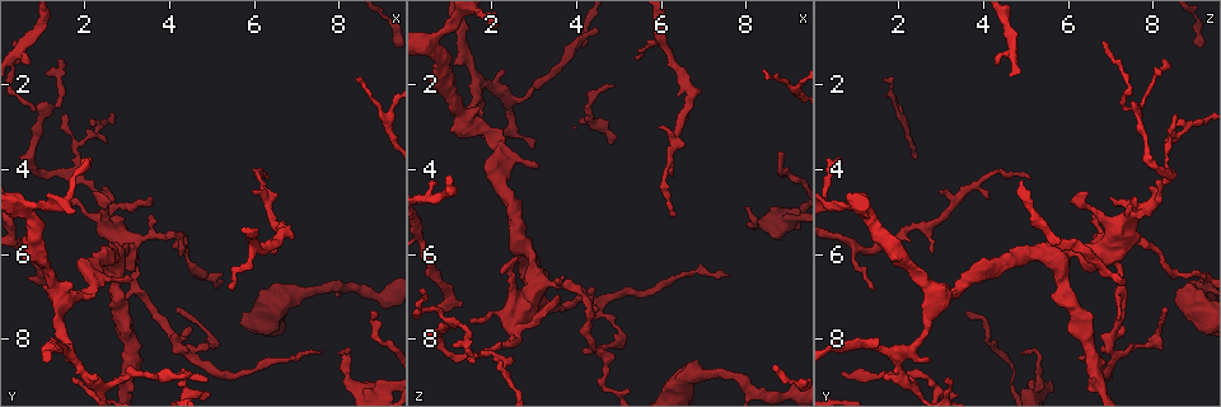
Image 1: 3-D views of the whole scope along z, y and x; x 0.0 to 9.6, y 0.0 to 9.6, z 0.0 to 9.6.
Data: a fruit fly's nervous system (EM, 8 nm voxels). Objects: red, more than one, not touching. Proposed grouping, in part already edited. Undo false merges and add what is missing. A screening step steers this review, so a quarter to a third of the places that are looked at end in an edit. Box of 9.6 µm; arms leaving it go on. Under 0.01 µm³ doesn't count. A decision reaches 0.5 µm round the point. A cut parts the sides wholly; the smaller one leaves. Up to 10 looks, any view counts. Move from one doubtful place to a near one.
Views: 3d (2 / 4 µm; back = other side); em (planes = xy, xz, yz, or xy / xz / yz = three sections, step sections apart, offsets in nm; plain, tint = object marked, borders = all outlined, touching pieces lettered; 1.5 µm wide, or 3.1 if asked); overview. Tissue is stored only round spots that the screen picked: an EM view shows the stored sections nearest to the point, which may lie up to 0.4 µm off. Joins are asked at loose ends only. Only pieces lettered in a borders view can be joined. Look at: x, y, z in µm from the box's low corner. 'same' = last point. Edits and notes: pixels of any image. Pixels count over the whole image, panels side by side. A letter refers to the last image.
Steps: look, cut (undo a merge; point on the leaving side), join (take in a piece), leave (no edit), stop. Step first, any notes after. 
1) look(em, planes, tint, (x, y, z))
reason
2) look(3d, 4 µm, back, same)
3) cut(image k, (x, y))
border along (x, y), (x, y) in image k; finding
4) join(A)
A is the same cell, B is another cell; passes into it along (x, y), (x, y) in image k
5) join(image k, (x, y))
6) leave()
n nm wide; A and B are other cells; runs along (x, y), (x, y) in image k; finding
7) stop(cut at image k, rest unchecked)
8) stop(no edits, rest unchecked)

look(em, planes, plain, (1.75, 3.45, 8.35))
sharp bend

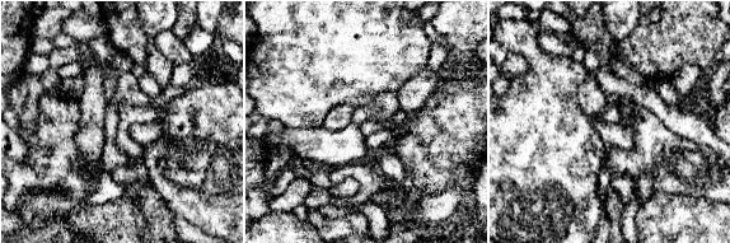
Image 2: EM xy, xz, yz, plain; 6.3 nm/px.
look(em, planes, borders, same)

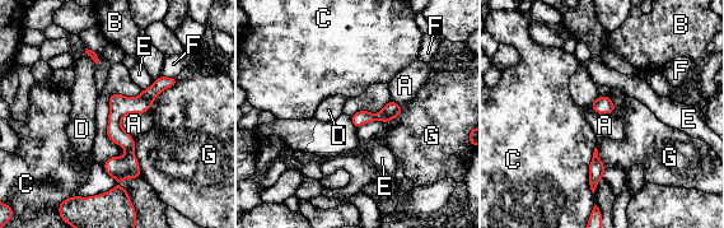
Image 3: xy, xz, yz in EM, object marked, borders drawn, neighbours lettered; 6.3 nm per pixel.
leave()
A, B, C, D, E, F and G are other cells; border along (149, 110), (122, 117), (134, 139) in image 3; one cell here

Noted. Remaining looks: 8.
look(3d, 2 µm, (0.75, 1.55, 4.30))
tapers out

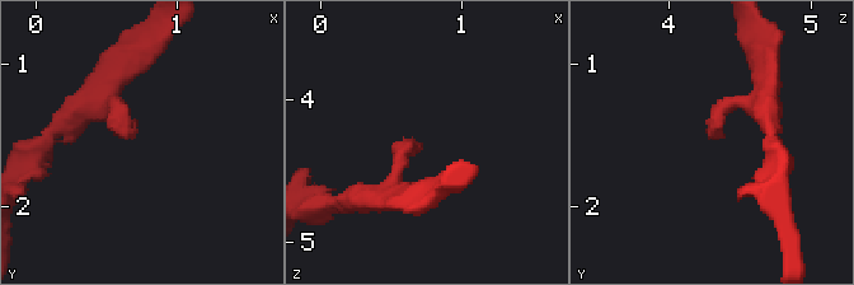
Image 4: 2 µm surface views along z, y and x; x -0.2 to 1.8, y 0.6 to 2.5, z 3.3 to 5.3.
look(em, planes, borders, (0.68, 1.50, 4.30))

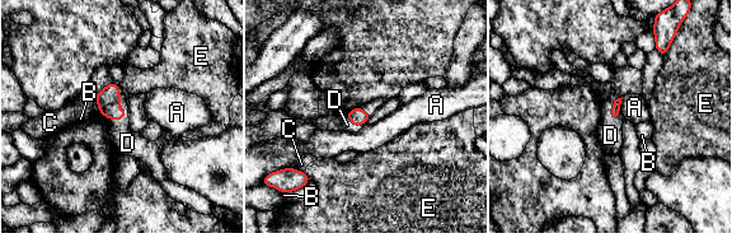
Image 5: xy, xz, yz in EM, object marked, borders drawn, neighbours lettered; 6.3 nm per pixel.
join(D)
D is the same cell, A, B, C and E are other cells; it goes on there

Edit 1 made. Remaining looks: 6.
look(em, planes, borders, (5.45, 6.80, 1.45))
branch stops here

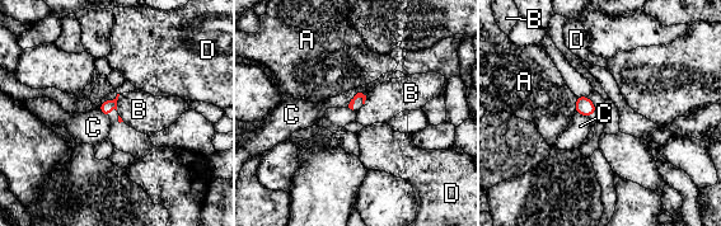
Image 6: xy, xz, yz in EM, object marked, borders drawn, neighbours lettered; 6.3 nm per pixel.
leave()
A, B, C and D are other cells; border along (120, 94), (116, 109) in image 6; no lettered piece goes on from it

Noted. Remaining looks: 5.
look(em, planes, borders, (8.20, 9.15, 5.35))
calibre changes

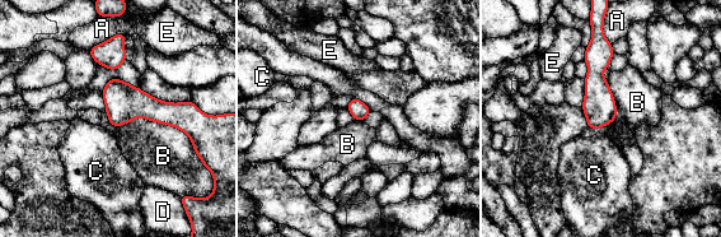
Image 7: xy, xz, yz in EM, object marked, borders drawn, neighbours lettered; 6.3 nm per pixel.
leave()
A, B, C, D and E are other cells; one cell here

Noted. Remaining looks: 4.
stop(join at image 5, rest unchecked)

